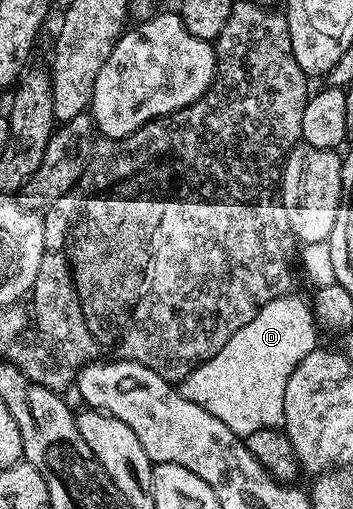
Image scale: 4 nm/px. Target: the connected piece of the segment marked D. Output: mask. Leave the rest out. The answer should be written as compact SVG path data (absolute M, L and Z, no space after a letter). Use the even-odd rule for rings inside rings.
M290 292L284 298L271 300L215 356L194 368L179 384L184 398L207 408L231 432L242 436L259 432L259 428L280 427L285 421L283 392L287 392L287 380L291 380L291 372L295 372L299 360L319 346L319 327L312 307L306 299L304 302L295 295Z

